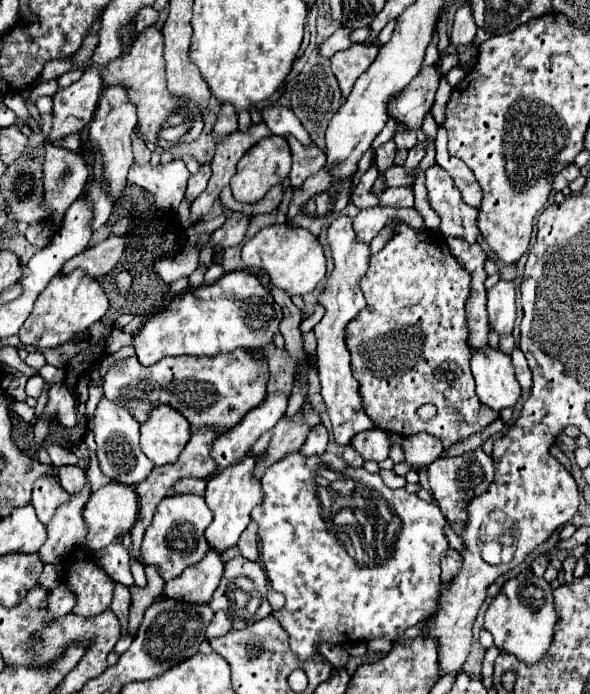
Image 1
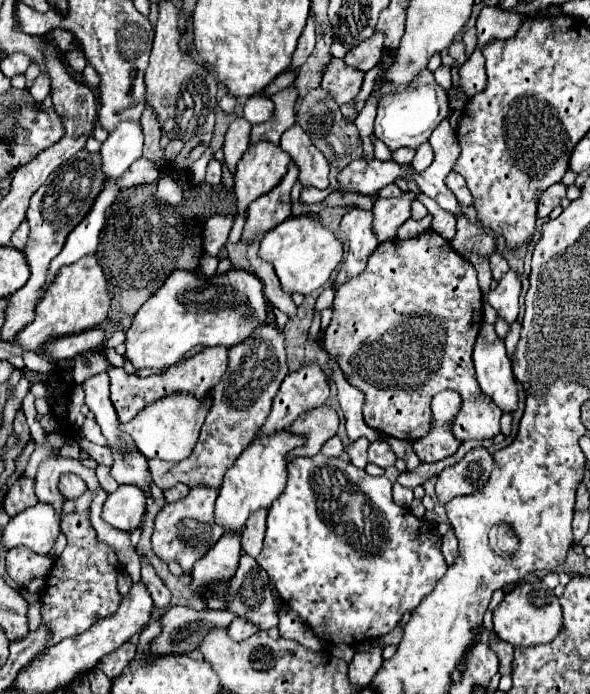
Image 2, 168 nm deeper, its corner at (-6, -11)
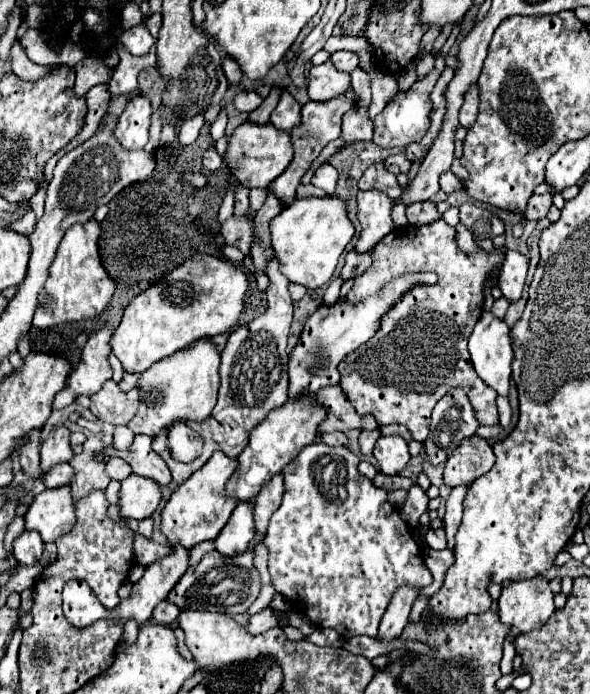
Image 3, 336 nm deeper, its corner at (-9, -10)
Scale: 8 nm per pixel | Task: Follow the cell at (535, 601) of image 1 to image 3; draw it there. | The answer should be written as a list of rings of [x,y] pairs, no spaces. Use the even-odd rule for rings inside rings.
[[[542,575],[506,585],[500,593],[498,605],[500,621],[522,633],[542,629],[556,611],[554,593],[548,587],[548,579]]]

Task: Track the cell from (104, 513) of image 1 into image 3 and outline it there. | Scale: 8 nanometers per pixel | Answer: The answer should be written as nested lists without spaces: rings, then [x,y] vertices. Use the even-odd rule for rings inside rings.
[[[130,475],[122,481],[120,487],[120,515],[124,519],[136,519],[142,521],[150,517],[160,501],[160,485],[154,483],[152,479],[140,477],[140,475]]]

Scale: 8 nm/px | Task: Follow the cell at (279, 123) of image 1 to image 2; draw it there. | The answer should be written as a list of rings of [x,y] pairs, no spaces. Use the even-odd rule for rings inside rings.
[[[255,94],[251,96],[245,106],[243,106],[243,116],[251,122],[251,124],[259,124],[269,120],[273,114],[273,102],[265,96],[265,94]]]

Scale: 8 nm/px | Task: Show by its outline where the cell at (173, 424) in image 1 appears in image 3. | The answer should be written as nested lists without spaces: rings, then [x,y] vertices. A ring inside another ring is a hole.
[[[200,339],[190,349],[178,351],[152,365],[140,375],[138,385],[142,387],[142,401],[138,413],[126,427],[132,429],[134,435],[150,435],[154,439],[162,429],[170,429],[174,423],[206,421],[216,405],[220,385],[218,365],[220,355],[216,351],[216,345],[212,345],[208,339]]]

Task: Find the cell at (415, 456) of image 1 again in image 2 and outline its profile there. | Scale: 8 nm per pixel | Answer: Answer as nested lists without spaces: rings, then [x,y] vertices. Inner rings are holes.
[[[443,390],[431,400],[431,428],[427,436],[413,442],[413,452],[421,462],[439,462],[453,456],[459,440],[453,434],[453,420],[461,410],[461,396],[453,390]]]

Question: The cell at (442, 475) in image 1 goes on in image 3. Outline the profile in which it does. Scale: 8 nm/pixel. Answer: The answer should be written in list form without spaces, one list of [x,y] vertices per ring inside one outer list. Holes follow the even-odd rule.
[[[472,435],[464,439],[448,457],[444,469],[444,483],[448,487],[472,485],[480,475],[492,469],[496,457],[486,439]]]

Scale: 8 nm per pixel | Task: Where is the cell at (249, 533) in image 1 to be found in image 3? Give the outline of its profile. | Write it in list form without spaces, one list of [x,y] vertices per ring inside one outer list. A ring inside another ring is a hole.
[[[274,475],[274,479],[270,479],[270,483],[266,483],[266,487],[262,487],[262,491],[258,493],[258,497],[254,501],[256,535],[264,535],[266,533],[266,527],[268,527],[268,521],[270,521],[272,513],[282,503],[282,493],[284,493],[282,475]]]

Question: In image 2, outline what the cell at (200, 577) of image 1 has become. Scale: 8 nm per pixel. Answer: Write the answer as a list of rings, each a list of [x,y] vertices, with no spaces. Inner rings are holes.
[[[225,532],[215,548],[211,548],[199,562],[193,566],[193,592],[201,594],[201,588],[221,580],[233,578],[241,556],[241,534]]]

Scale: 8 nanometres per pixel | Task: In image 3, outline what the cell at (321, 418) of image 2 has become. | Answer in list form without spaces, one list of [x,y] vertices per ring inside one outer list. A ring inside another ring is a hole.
[[[340,385],[324,387],[322,391],[318,391],[316,403],[322,405],[328,413],[326,419],[318,425],[316,441],[320,441],[320,437],[330,431],[348,431],[354,427],[360,427],[360,429],[376,429],[378,427],[378,423],[374,421],[372,415],[358,415],[356,413],[356,409],[348,403]]]

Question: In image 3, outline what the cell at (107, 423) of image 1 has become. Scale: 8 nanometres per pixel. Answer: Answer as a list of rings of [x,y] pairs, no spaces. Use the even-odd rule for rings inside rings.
[[[100,329],[96,331],[88,343],[84,345],[84,351],[82,351],[82,357],[80,357],[80,363],[68,376],[66,387],[54,397],[54,403],[52,403],[52,409],[64,409],[72,403],[72,399],[76,395],[92,395],[98,391],[98,387],[102,387],[108,379],[112,379],[112,369],[108,365],[108,353],[110,353],[110,343],[108,339],[112,337],[113,331],[110,329]]]

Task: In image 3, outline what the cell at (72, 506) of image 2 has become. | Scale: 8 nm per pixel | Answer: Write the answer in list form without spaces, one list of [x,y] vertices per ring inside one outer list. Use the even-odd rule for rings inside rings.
[[[96,437],[84,441],[84,451],[74,455],[70,465],[76,471],[72,481],[72,499],[84,499],[90,491],[104,491],[110,483],[110,477],[104,471],[108,455],[104,453],[104,443]]]

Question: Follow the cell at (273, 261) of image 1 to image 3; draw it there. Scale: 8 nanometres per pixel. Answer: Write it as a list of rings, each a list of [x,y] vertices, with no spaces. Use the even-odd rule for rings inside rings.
[[[338,197],[324,199],[296,199],[270,223],[272,249],[280,261],[280,271],[292,283],[300,283],[306,289],[318,289],[330,281],[340,255],[354,237],[354,227],[346,217],[344,201]]]

